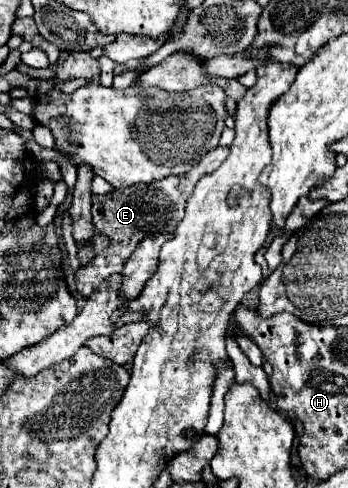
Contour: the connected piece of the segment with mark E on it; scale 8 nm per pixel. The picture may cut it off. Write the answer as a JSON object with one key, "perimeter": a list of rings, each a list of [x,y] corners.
{"perimeter":[[[217,147],[217,149],[209,151],[201,159],[201,163],[185,175],[177,175],[177,177],[173,175],[173,177],[167,177],[167,179],[151,183],[151,185],[141,183],[141,185],[117,189],[117,191],[107,193],[107,195],[93,195],[93,223],[95,223],[97,231],[105,233],[105,237],[111,239],[113,247],[109,251],[103,251],[101,255],[97,255],[89,265],[81,267],[75,273],[77,291],[85,299],[89,299],[93,295],[93,291],[99,287],[99,283],[103,283],[109,275],[123,271],[125,259],[129,259],[129,255],[135,251],[135,245],[141,239],[145,239],[145,235],[161,235],[161,233],[169,235],[169,233],[173,233],[177,223],[185,215],[185,205],[187,205],[199,177],[215,171],[227,155],[229,155],[229,147]]]}

